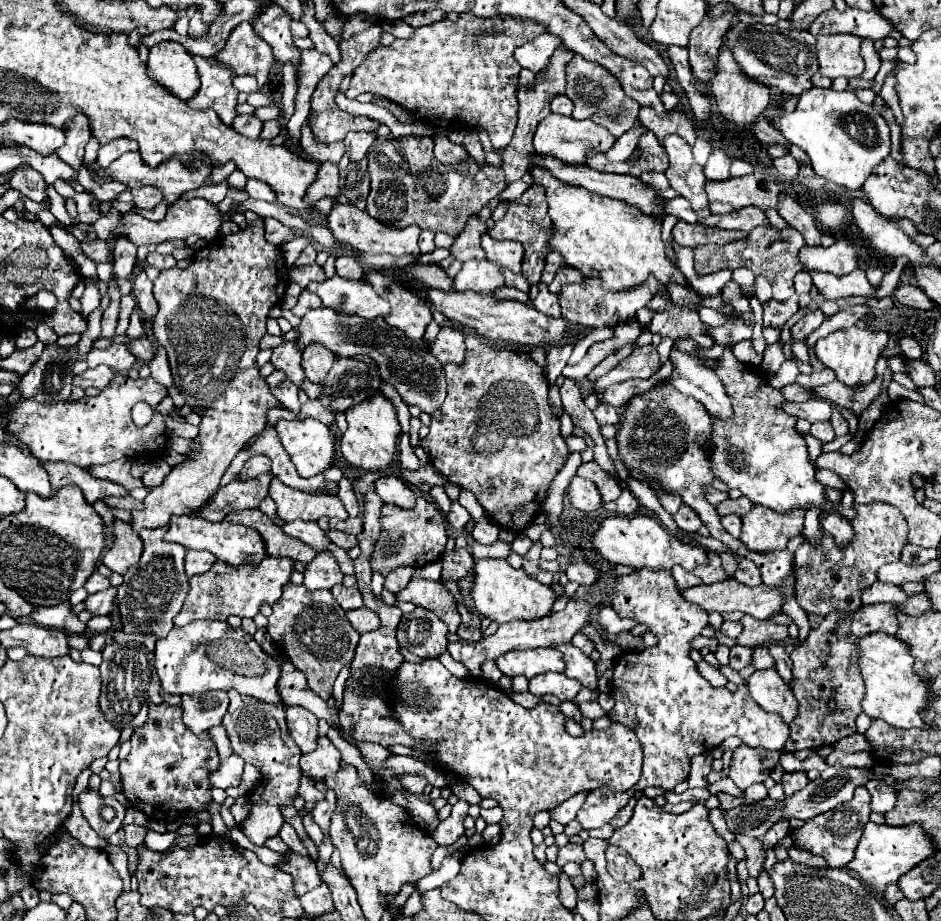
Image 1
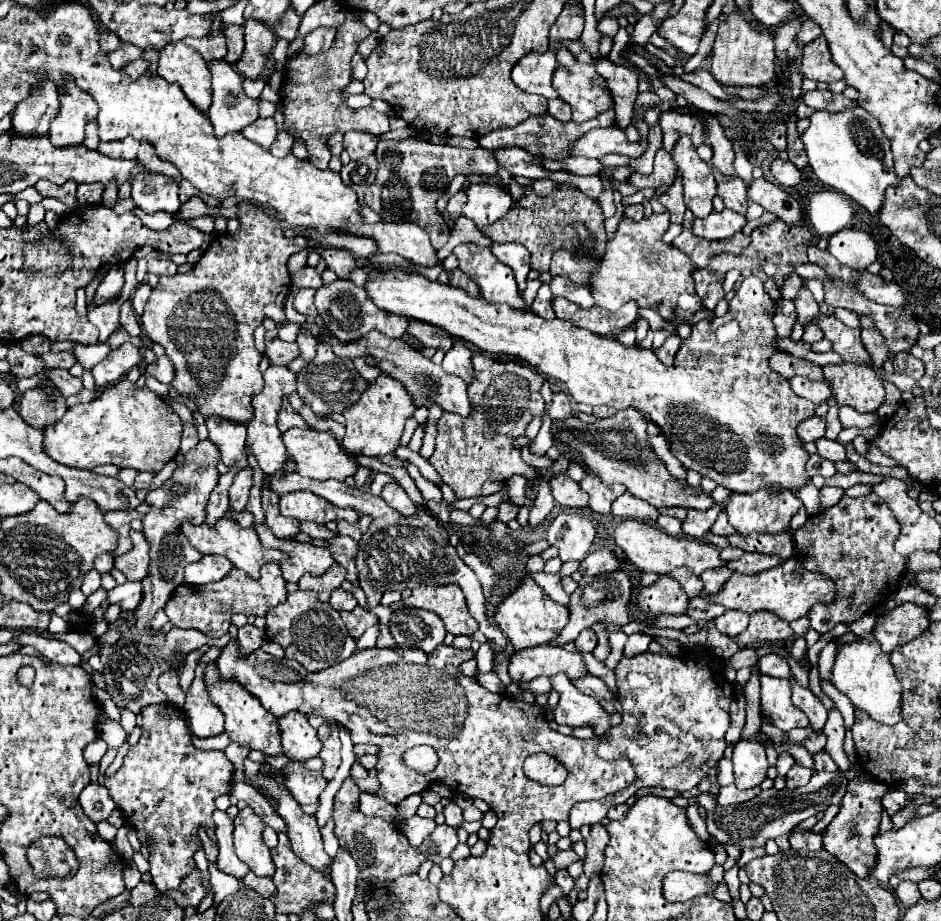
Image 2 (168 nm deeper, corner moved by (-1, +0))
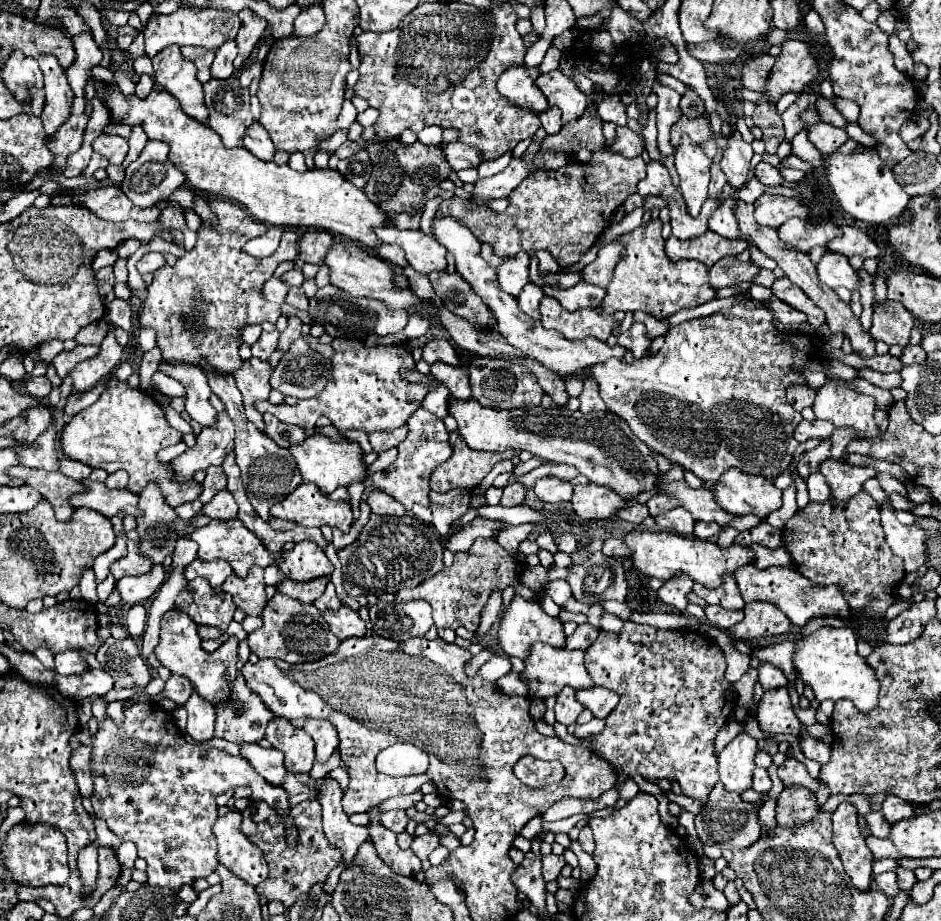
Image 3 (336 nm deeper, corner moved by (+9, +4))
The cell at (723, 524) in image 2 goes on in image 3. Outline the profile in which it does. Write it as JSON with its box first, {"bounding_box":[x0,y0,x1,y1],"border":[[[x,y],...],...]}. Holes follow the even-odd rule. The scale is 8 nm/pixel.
{"bounding_box":[694,520,720,540],"border":[[[696,520],[696,524],[694,524],[694,536],[696,538],[700,538],[700,540],[712,540],[712,538],[716,538],[720,534],[720,526],[718,524],[708,524],[708,522],[700,522],[700,520]]]}

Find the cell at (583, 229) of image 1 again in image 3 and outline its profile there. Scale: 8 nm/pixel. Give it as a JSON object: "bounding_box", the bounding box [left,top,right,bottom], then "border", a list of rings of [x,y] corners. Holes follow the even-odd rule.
{"bounding_box":[604,220,716,320],"border":[[[650,220],[648,226],[618,236],[618,242],[626,246],[626,256],[614,270],[614,278],[606,288],[604,312],[646,312],[658,320],[668,318],[684,308],[700,306],[716,298],[716,290],[708,284],[708,268],[696,260],[672,262],[664,252],[664,238],[660,236],[662,222]]]}

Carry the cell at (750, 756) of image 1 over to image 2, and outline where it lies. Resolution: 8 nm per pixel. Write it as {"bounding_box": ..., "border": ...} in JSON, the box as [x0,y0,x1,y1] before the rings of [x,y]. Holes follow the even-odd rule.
{"bounding_box":[732,740,770,790],"border":[[[740,740],[734,746],[732,762],[734,762],[736,786],[740,790],[758,786],[766,778],[766,772],[770,768],[768,758],[766,758],[766,750],[756,740]]]}

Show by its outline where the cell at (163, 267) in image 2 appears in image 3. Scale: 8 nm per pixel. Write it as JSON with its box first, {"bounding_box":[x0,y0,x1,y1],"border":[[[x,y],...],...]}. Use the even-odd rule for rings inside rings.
{"bounding_box":[136,252,166,274],"border":[[[148,252],[148,254],[144,254],[144,256],[138,260],[136,268],[138,268],[140,274],[146,274],[146,272],[156,272],[156,270],[158,270],[160,266],[164,266],[164,264],[166,264],[166,260],[164,260],[162,254],[158,254],[158,252]]]}

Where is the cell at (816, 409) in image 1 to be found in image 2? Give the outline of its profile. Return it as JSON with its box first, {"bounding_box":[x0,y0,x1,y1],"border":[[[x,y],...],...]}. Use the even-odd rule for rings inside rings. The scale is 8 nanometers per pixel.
{"bounding_box":[798,416,826,442],"border":[[[812,416],[812,418],[806,418],[798,424],[798,436],[804,442],[814,442],[814,440],[822,438],[824,430],[826,430],[826,418],[824,416]]]}

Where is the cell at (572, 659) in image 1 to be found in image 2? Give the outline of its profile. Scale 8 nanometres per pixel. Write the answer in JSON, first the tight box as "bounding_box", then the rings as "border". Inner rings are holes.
{"bounding_box":[572,672,612,700],"border":[[[588,672],[588,676],[582,676],[582,680],[572,680],[574,682],[574,686],[580,690],[580,692],[584,692],[584,694],[588,694],[588,696],[594,696],[594,698],[606,698],[606,700],[612,700],[612,692],[608,690],[608,686],[598,678],[598,676],[594,676],[594,674],[590,674]]]}

